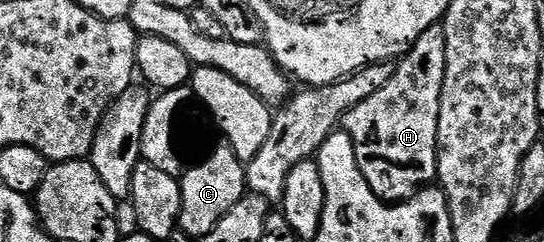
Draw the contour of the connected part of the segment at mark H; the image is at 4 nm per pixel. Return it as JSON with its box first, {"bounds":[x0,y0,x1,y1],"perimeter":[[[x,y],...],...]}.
{"bounds":[342,25,446,203],"perimeter":[[[437,25],[412,42],[408,54],[396,63],[394,77],[378,93],[344,115],[342,130],[352,138],[362,177],[383,203],[402,203],[437,182],[438,109],[445,81],[446,33]]]}

